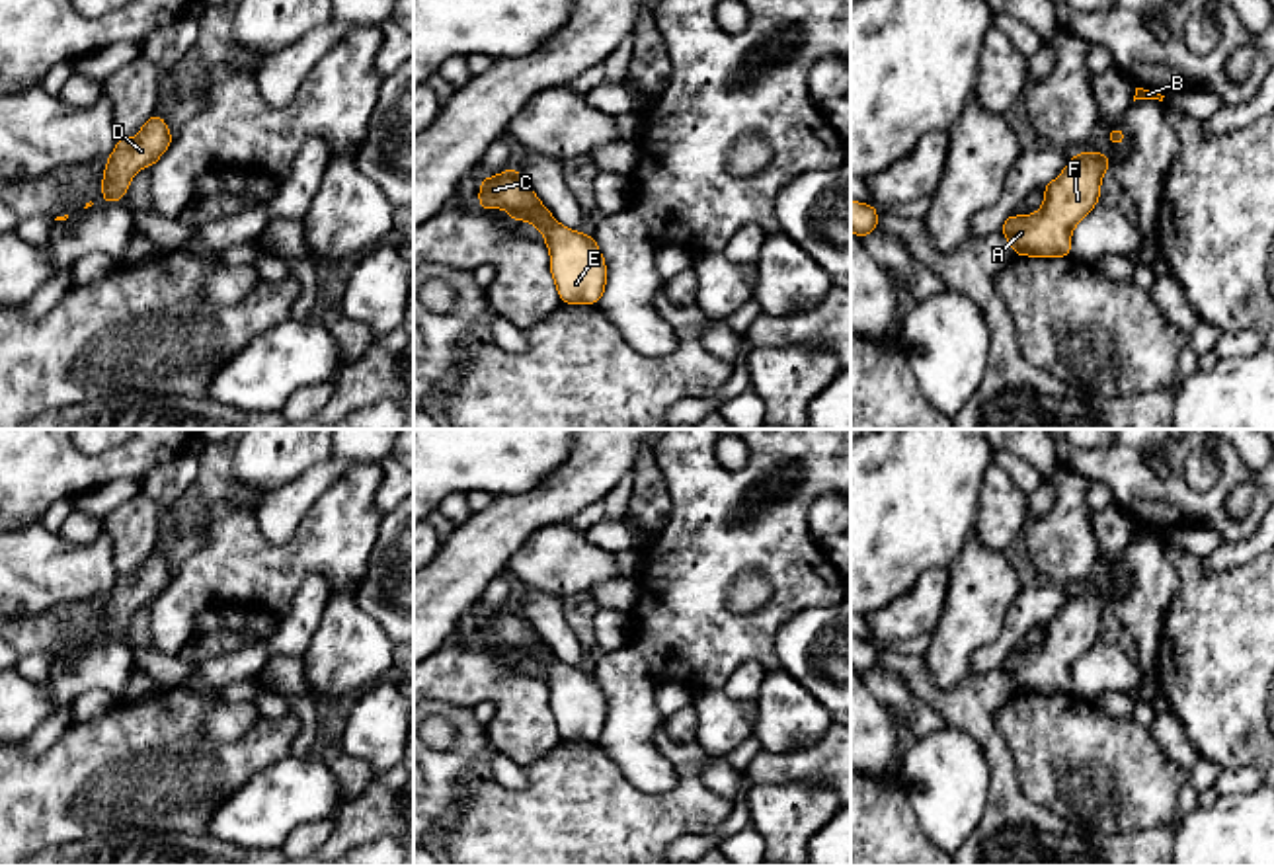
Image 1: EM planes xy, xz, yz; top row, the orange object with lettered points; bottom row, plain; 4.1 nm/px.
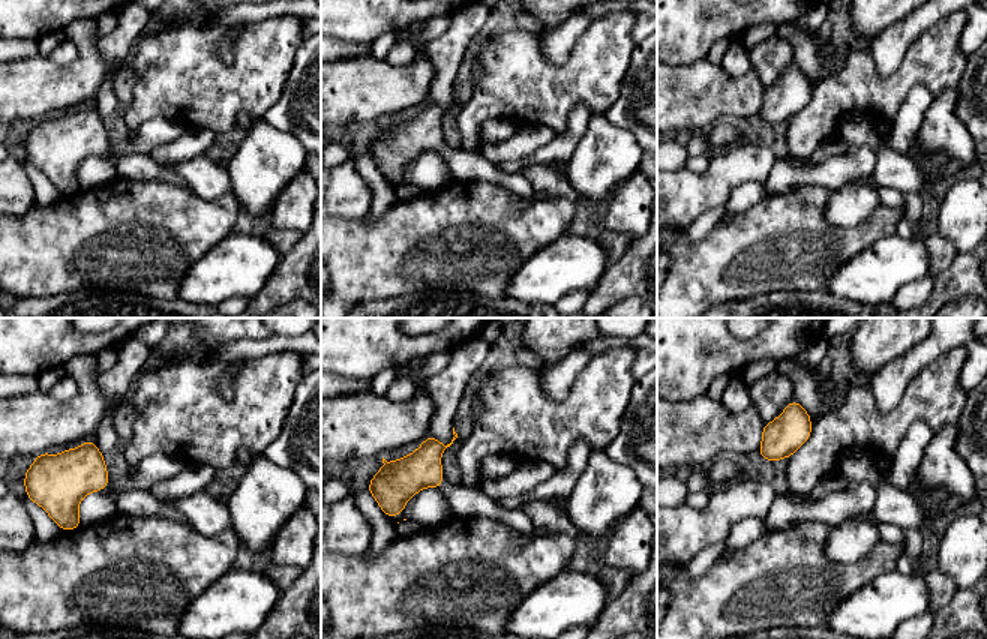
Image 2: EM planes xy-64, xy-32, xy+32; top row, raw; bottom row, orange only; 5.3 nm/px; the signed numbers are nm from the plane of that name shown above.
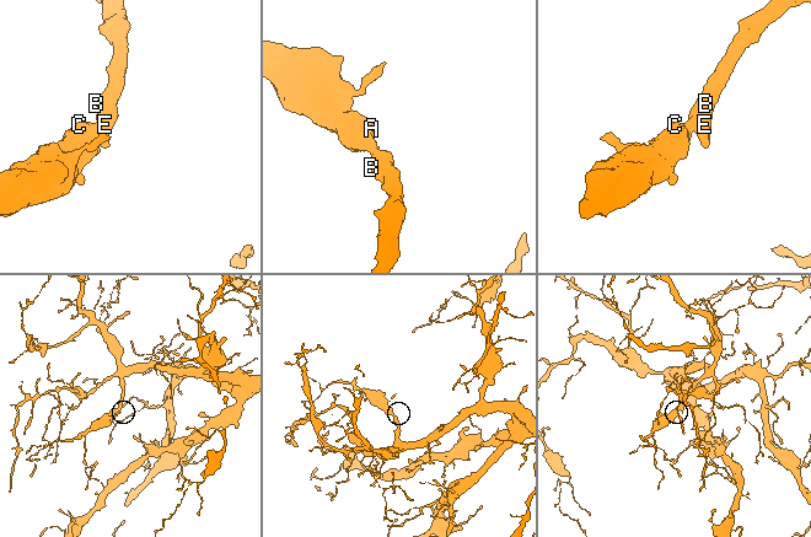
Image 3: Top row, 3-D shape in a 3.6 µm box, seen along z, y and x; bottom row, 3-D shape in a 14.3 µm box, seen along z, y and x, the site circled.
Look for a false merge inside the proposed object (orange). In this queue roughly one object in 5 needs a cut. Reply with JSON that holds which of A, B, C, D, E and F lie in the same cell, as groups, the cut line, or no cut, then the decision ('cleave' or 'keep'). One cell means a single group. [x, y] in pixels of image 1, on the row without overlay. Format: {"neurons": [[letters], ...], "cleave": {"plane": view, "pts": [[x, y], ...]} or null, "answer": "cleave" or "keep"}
{"neurons": [["A", "B", "C", "D", "E", "F"]], "cleave": null, "answer": "keep"}

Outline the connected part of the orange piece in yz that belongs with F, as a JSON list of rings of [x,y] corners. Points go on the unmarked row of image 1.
[[[1087,587],[1077,589],[1063,609],[1044,622],[1044,642],[1026,653],[1009,651],[1001,671],[1011,679],[1013,692],[1028,694],[1071,694],[1071,669],[1100,638],[1100,620],[1112,599],[1106,591]]]

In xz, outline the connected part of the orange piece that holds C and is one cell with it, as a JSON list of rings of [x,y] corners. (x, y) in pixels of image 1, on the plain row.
[[[507,605],[494,614],[482,614],[478,644],[505,644],[511,657],[533,659],[542,669],[562,741],[599,741],[607,722],[607,700],[595,675],[562,663],[519,607]]]

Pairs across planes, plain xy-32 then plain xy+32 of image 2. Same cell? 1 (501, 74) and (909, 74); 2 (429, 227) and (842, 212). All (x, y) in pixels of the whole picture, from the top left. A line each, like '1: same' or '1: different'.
1: same
2: different

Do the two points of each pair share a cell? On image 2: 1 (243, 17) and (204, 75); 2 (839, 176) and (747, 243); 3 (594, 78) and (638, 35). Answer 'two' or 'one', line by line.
1: two
2: two
3: two

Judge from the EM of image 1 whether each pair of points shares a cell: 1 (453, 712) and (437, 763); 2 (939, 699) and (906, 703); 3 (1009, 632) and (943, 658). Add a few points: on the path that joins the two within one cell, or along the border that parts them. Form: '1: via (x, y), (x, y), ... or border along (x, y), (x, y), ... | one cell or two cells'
1: via (465, 728), (465, 747), (453, 759) | one cell
2: border along (892, 671), (947, 722) | two cells
3: border along (1017, 597), (1001, 630), (972, 654), (966, 671) | two cells

